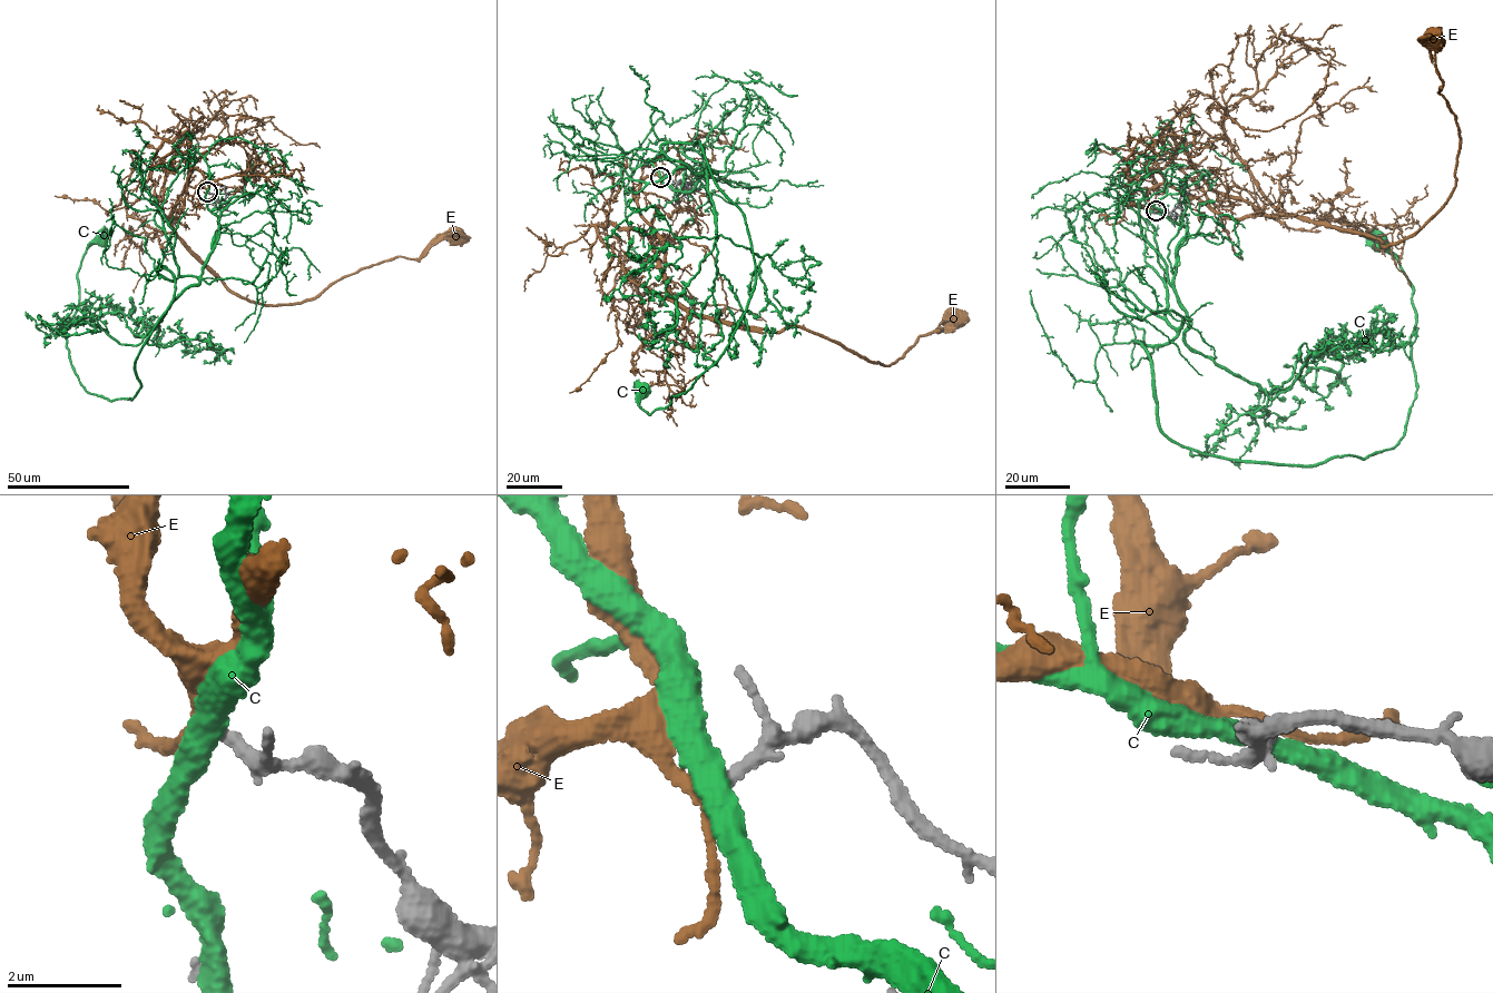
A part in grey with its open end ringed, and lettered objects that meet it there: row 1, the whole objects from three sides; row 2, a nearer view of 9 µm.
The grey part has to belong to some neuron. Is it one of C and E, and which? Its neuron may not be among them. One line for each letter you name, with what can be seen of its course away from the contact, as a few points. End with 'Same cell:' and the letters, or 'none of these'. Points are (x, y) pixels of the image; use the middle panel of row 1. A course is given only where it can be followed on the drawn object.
E: Its course: (660, 177), (641, 185), (639, 214), (662, 241), (669, 293), (699, 314), (804, 328), (884, 365), (954, 320)
Same cell: E

